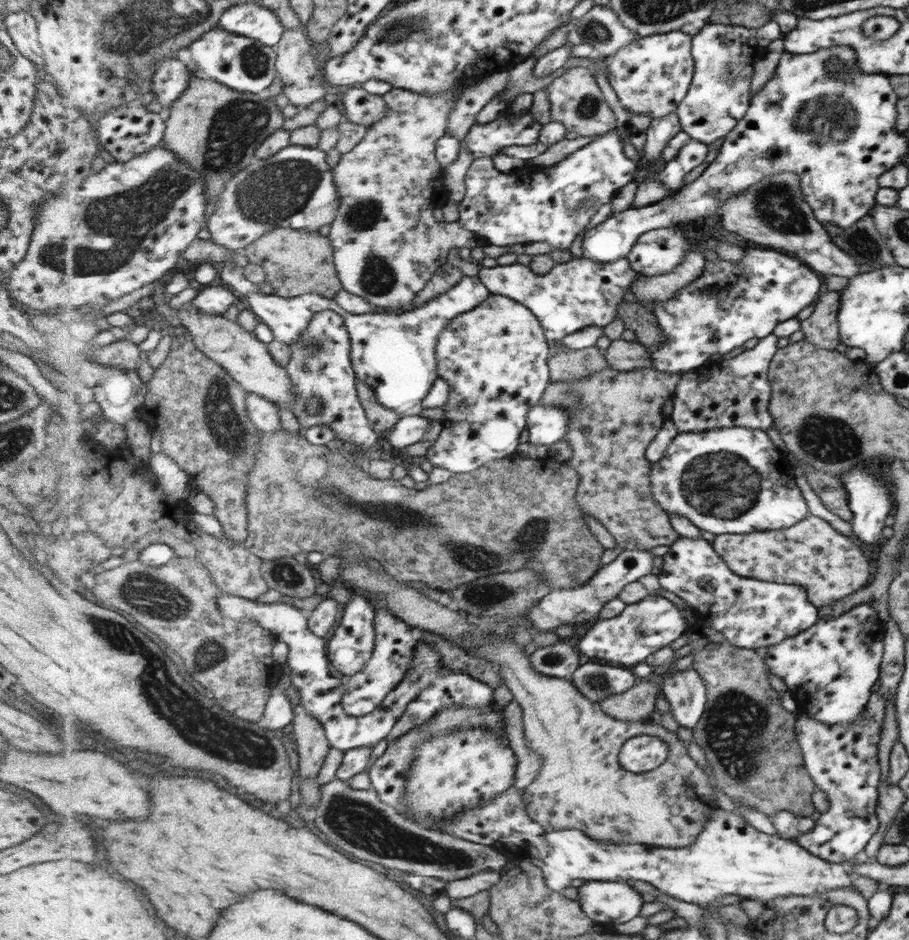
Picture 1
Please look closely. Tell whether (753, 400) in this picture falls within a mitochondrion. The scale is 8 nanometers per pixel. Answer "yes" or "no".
no

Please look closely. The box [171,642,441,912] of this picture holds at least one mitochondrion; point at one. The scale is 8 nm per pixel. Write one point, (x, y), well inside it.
(252, 749)

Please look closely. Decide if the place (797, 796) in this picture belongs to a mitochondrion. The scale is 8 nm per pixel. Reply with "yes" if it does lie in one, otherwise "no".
no

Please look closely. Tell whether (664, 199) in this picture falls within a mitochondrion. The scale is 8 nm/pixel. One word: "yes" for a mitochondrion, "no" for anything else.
no

